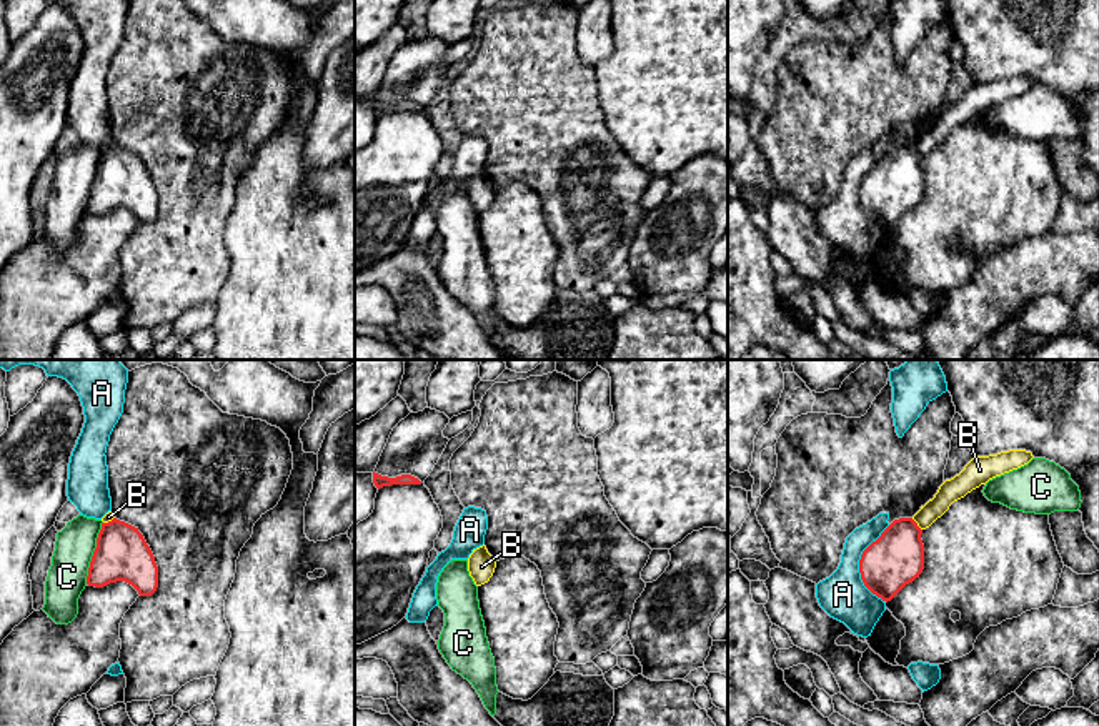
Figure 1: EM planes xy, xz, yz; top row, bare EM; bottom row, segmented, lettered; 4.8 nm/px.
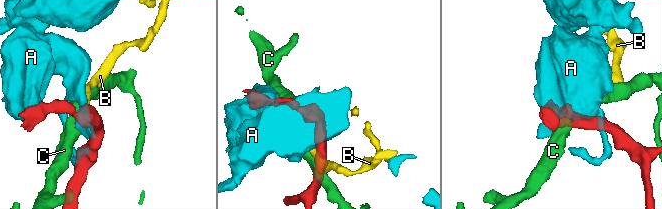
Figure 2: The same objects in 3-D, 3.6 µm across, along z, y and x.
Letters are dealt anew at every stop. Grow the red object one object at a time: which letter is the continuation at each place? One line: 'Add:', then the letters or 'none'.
Add: none

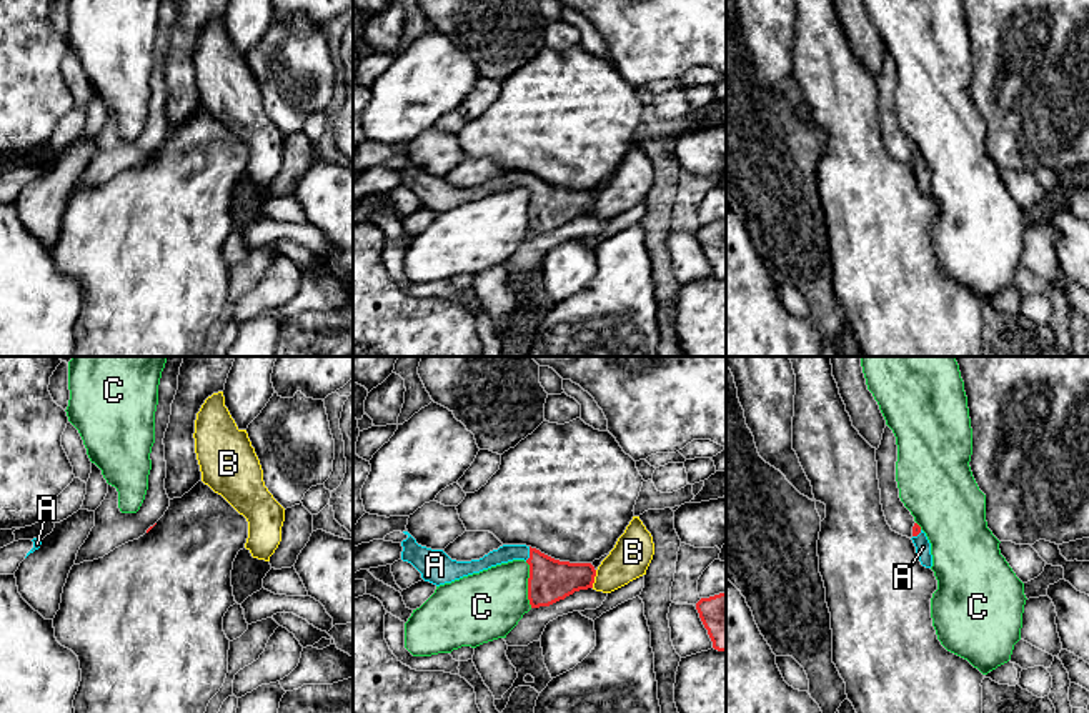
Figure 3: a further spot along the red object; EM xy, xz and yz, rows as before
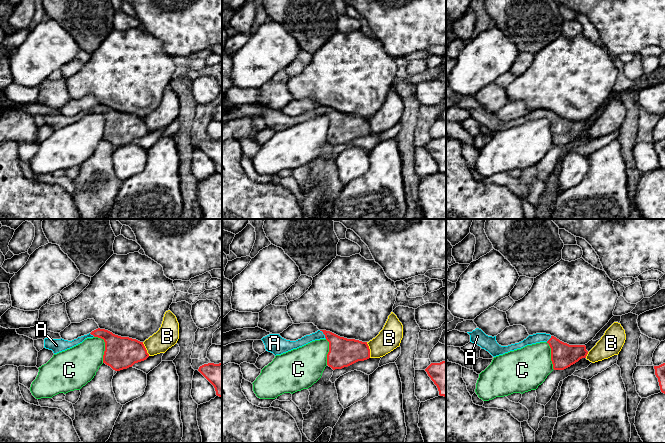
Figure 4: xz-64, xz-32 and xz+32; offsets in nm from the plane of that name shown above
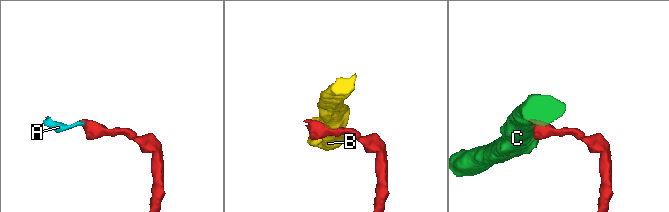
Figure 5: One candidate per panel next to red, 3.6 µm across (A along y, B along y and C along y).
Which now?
Add: A

